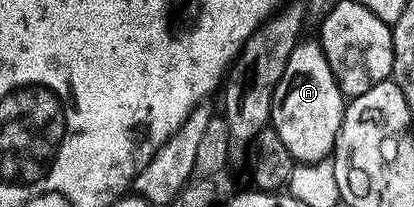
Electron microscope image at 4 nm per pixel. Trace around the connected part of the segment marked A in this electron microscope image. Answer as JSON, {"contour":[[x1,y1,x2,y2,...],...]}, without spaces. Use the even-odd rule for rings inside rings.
{"contour":[[301,40,294,51,290,51,286,71,274,91,270,122,282,143,286,143,293,162,323,161,335,150,345,104,346,98,330,71,330,63,326,63,319,40]]}

